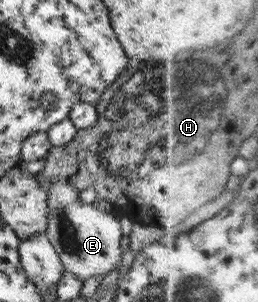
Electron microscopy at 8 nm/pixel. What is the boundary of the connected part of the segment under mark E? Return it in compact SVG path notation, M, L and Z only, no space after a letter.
M56 181L46 194L47 226L45 234L54 248L63 269L81 281L102 278L118 267L127 242L121 235L119 220L110 213L79 201L79 191L66 181Z

